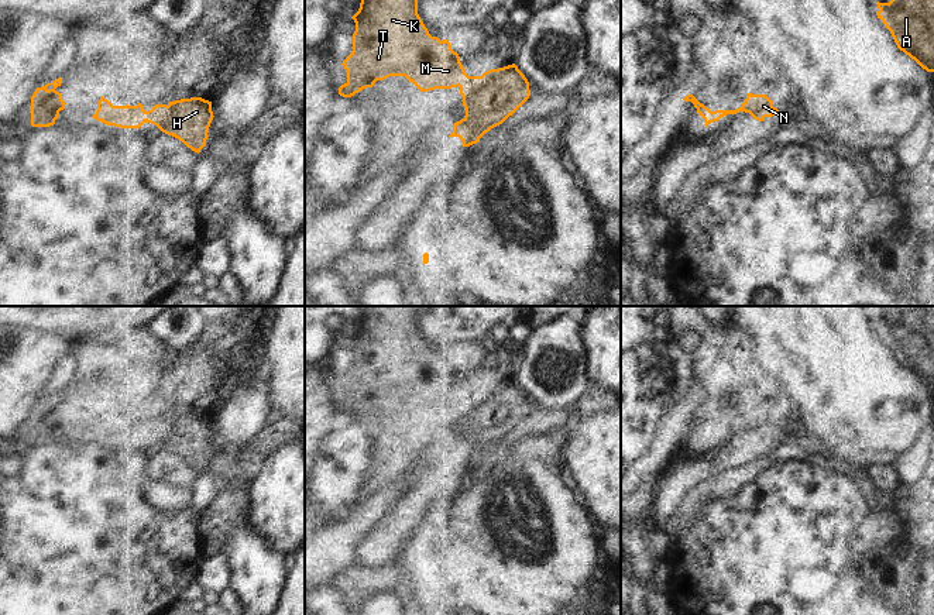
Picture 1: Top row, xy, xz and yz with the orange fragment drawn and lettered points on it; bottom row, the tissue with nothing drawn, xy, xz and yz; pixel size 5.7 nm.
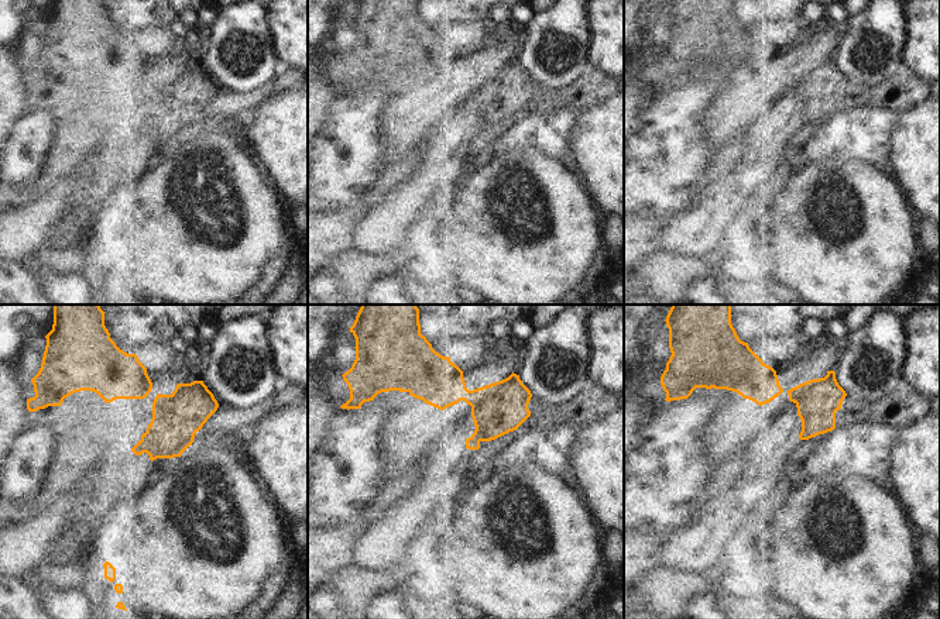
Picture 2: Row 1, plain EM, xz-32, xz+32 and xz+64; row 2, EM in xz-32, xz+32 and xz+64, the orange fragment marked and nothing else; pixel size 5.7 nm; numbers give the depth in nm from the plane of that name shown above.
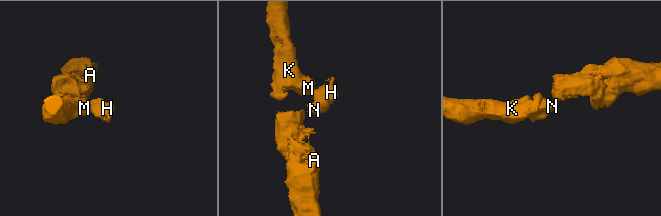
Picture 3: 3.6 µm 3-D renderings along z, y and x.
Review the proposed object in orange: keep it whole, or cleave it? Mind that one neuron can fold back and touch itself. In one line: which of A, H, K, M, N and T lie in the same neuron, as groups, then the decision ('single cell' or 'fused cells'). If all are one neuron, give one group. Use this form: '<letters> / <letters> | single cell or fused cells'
A H K M N T | single cell

